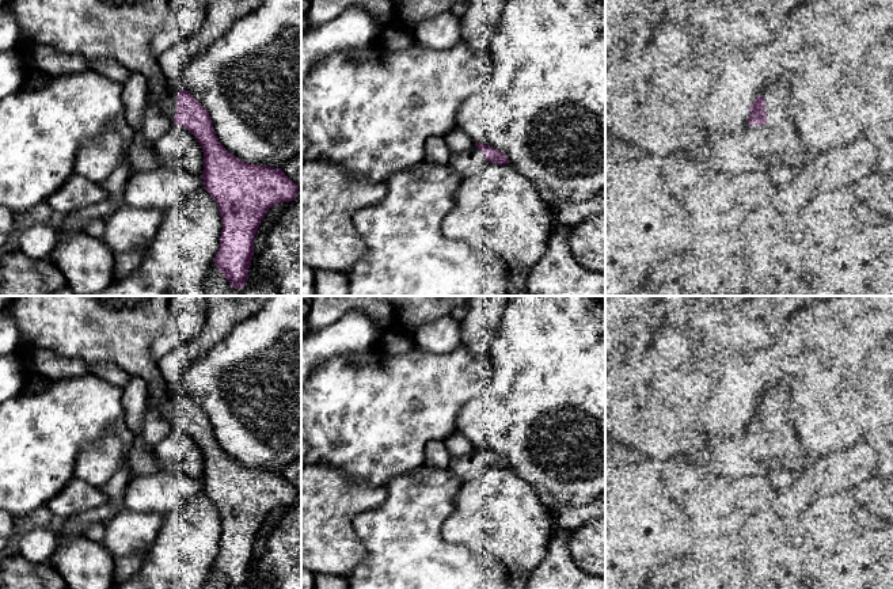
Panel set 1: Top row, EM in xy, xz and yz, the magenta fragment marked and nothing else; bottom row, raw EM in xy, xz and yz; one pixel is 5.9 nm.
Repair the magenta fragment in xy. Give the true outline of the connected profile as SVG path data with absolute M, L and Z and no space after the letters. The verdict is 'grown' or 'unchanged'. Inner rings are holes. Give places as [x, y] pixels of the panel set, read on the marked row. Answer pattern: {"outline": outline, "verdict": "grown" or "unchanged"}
{"outline": "M11 0L7 10L16 18L19 24L18 52L24 65L31 65L31 52L37 46L52 46L58 53L80 54L90 61L113 60L126 71L142 75L148 80L148 94L159 98L159 104L166 117L175 125L187 129L197 138L204 152L204 171L201 175L204 189L217 202L223 223L220 248L213 262L231 286L242 290L247 284L248 269L254 256L254 238L265 214L274 205L293 201L300 187L281 168L250 164L229 153L218 141L210 115L204 106L191 94L174 86L171 77L162 71L151 43L155 34L171 16L170 0Z", "verdict": "grown"}

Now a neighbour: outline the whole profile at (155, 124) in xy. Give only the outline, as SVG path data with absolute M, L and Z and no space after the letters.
M148 94L147 107L141 121L141 134L148 145L155 145L174 122L164 114L159 98Z

